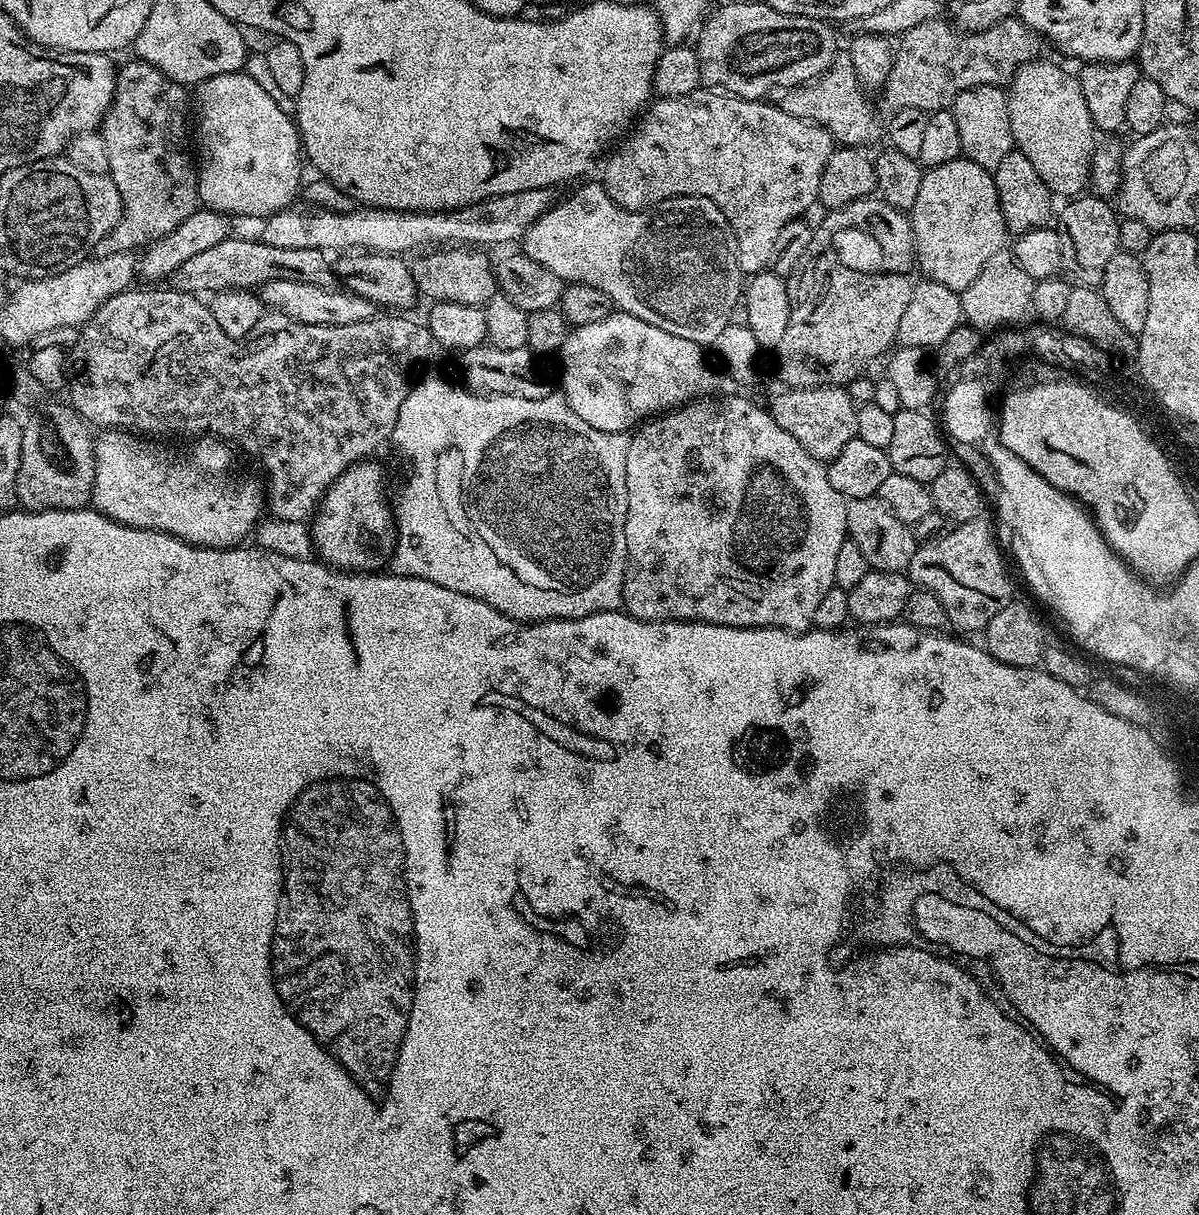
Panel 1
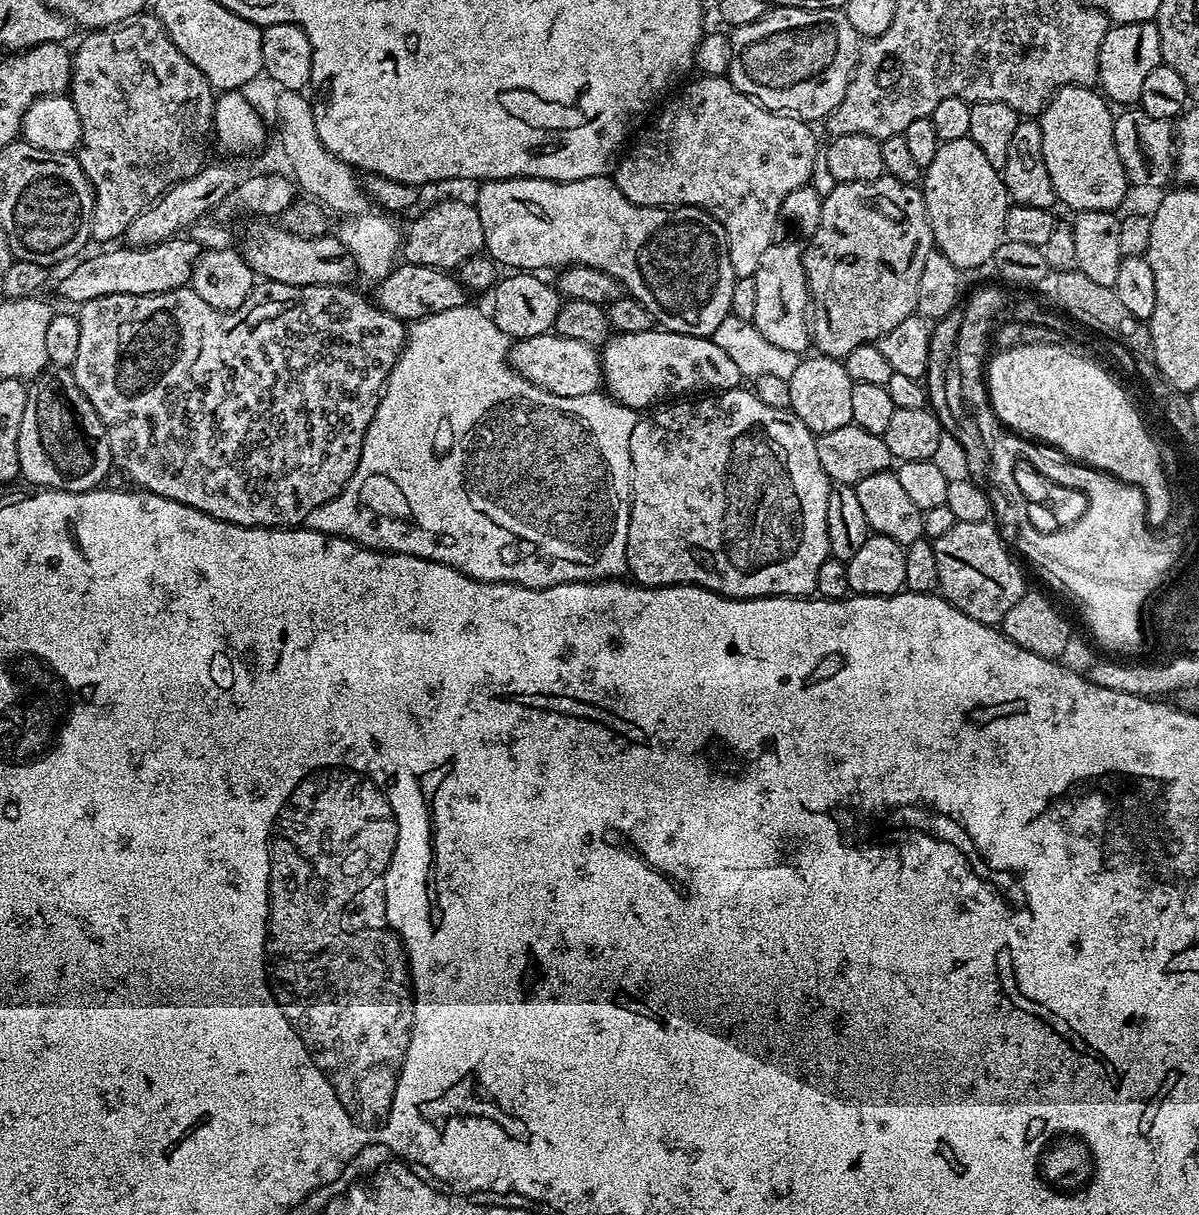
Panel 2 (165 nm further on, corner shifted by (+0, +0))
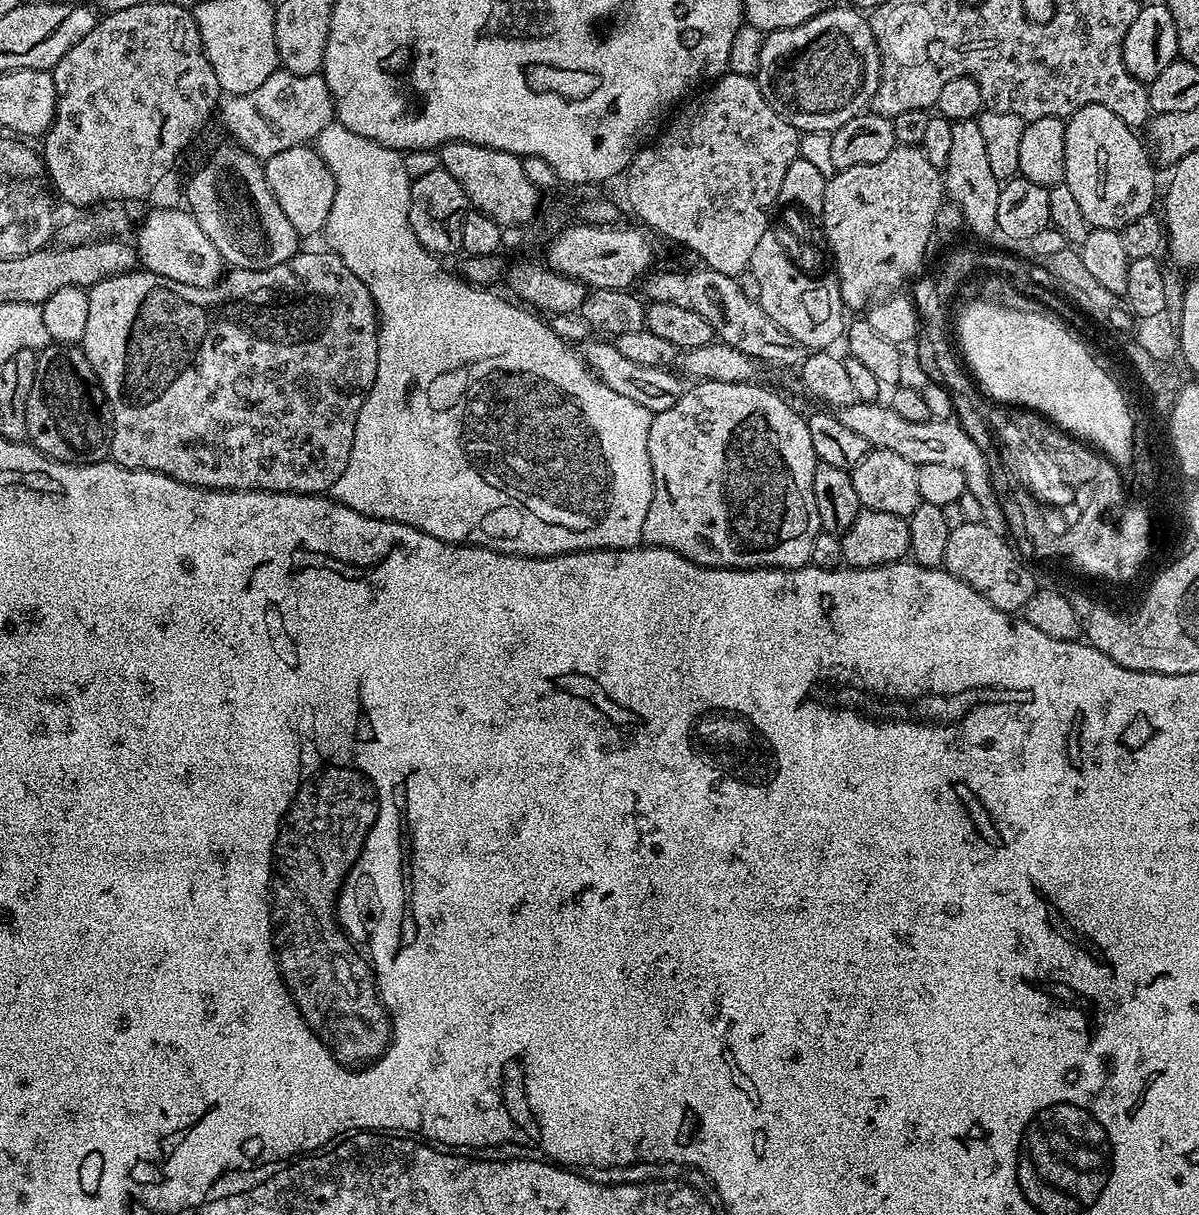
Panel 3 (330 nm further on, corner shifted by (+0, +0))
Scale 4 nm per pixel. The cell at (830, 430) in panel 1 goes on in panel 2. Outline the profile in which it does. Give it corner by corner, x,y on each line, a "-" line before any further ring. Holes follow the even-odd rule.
808,354
799,361
797,370
786,381
786,388
788,388
786,404
813,434
842,430
842,426
853,423
850,406
852,385
850,374
846,374
843,359

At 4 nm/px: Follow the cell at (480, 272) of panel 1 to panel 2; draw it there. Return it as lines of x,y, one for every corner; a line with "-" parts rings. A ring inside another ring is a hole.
440,200
428,208
402,236
402,256
407,263
421,264
443,270
459,269
466,258
477,255
484,248
482,222
475,203
464,200

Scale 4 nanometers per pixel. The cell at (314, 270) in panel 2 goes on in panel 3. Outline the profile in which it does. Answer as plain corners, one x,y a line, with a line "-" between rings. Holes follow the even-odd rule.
227,142
212,152
212,157
188,180
188,204
192,216
206,230
206,238
218,246
218,254
222,254
225,265
233,269
270,270
270,266
282,266
296,253
301,251
302,237
290,226
290,218
278,206
278,198
270,190
270,182
266,182
266,174
261,161
240,147
235,142

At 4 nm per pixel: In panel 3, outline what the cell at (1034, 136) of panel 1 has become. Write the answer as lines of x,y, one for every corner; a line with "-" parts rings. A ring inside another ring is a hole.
1082,106
1074,115
1067,117
1066,130
1066,170
1064,184
1070,186
1078,202
1082,215
1092,228
1125,228
1134,218
1142,218
1153,211
1152,203
1157,203
1156,172
1152,169
1153,157
1145,141
1139,140
1137,133
1118,114
1110,114
1106,106

